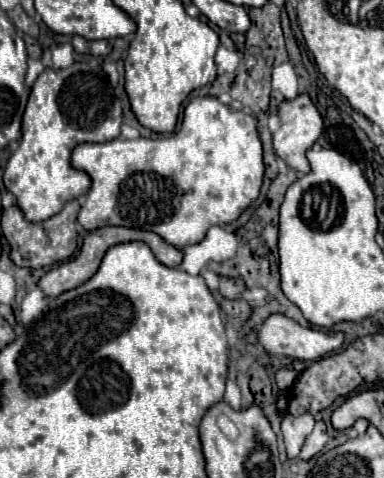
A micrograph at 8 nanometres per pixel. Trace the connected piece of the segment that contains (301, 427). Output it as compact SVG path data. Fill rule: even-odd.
M304 413L304 415L286 415L284 421L282 421L282 435L284 435L284 445L286 445L286 453L290 459L296 459L300 449L302 449L302 443L304 439L312 433L312 427L314 427L316 421L310 413Z

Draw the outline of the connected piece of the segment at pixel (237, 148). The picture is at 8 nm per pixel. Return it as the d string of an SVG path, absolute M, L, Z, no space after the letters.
M212 95L196 97L186 105L184 123L172 137L82 143L72 151L72 165L92 177L86 205L82 205L78 213L78 223L86 231L94 231L104 225L124 225L154 231L174 247L196 245L206 237L206 231L212 225L236 221L242 211L258 199L264 179L262 141L258 135L256 117L252 113L234 111Z

